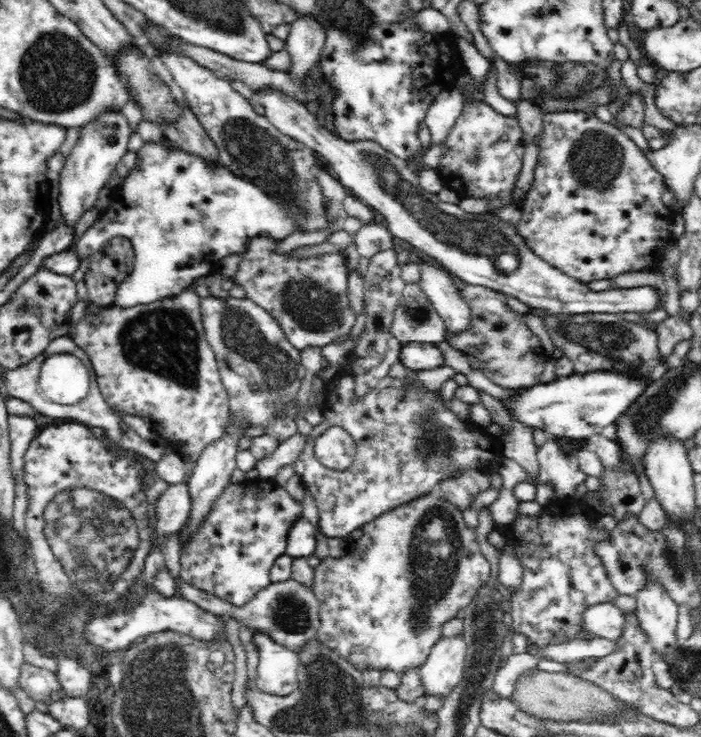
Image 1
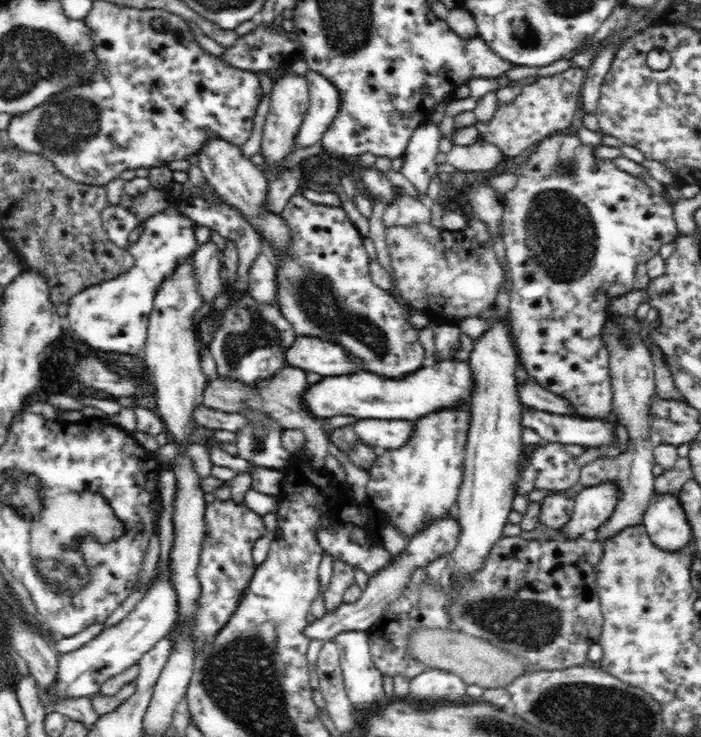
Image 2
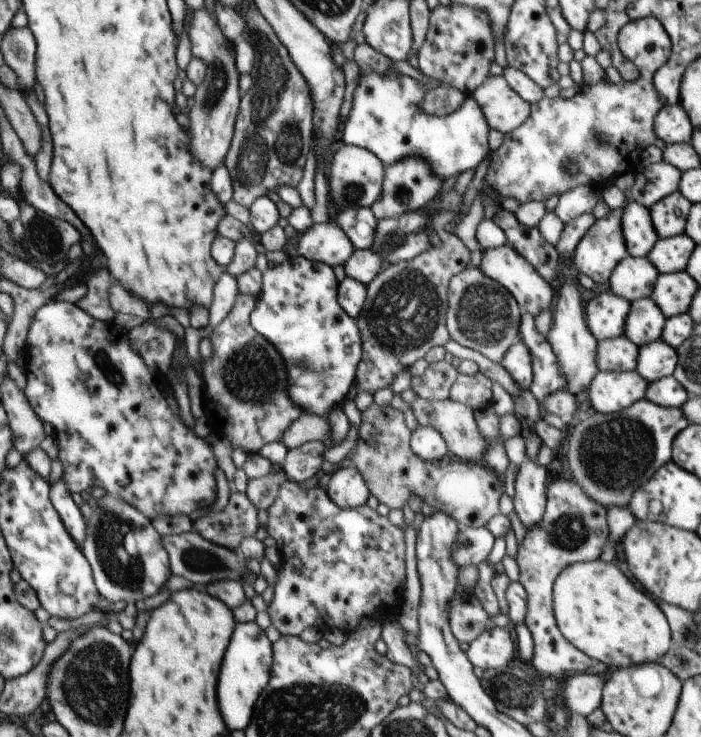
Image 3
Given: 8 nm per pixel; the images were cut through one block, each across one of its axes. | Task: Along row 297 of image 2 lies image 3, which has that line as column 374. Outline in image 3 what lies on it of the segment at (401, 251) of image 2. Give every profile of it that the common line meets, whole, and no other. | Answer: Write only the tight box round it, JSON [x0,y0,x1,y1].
[346,402,501,527]

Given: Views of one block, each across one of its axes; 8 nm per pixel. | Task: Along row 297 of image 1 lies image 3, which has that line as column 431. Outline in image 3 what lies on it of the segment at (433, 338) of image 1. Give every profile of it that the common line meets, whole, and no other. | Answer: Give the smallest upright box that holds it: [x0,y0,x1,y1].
[410,397,486,463]

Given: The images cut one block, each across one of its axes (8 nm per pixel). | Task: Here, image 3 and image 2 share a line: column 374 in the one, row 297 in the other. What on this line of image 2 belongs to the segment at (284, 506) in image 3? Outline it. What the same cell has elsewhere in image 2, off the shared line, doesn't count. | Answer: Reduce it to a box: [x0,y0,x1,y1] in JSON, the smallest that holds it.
[503,132,679,418]

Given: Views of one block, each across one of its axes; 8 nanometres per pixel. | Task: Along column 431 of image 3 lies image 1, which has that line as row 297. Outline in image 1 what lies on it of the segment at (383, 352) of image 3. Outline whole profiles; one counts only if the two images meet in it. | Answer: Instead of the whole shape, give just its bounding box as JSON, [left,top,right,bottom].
[204,236,354,351]

